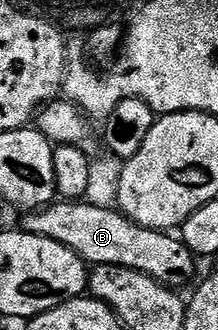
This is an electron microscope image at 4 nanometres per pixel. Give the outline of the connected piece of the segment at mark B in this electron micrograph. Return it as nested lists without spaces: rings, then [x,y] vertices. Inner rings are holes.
[[[57,200],[51,206],[25,213],[21,218],[24,219],[18,222],[19,229],[58,240],[58,244],[66,244],[66,248],[89,264],[130,268],[173,288],[186,285],[196,274],[197,255],[192,254],[179,237],[140,226],[113,207],[95,207],[85,200]]]

